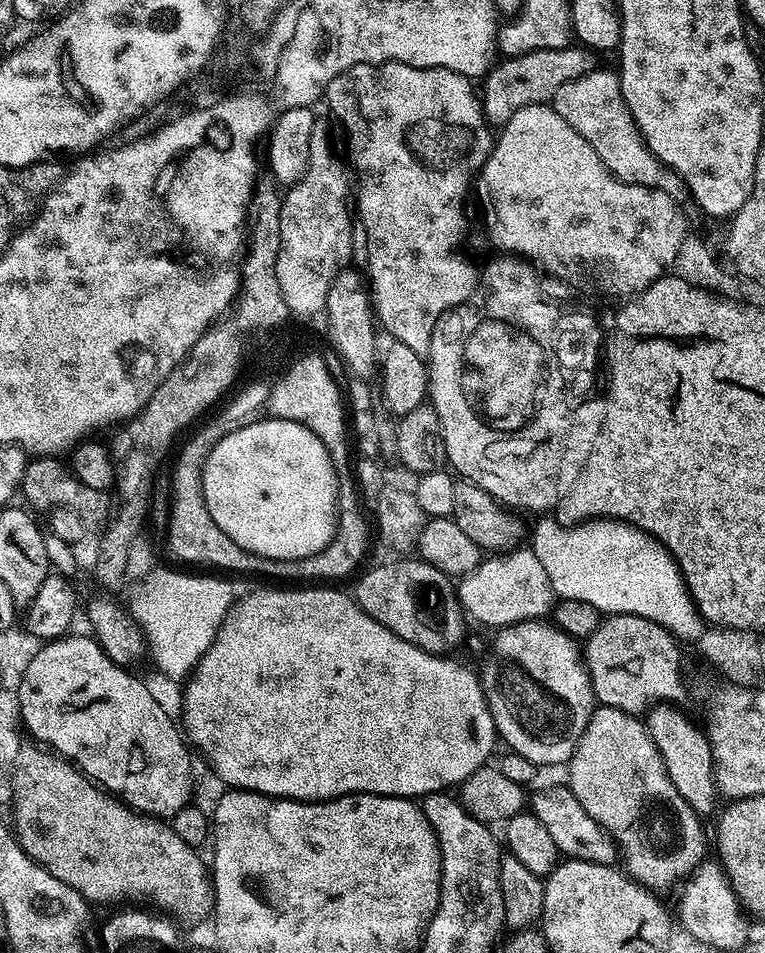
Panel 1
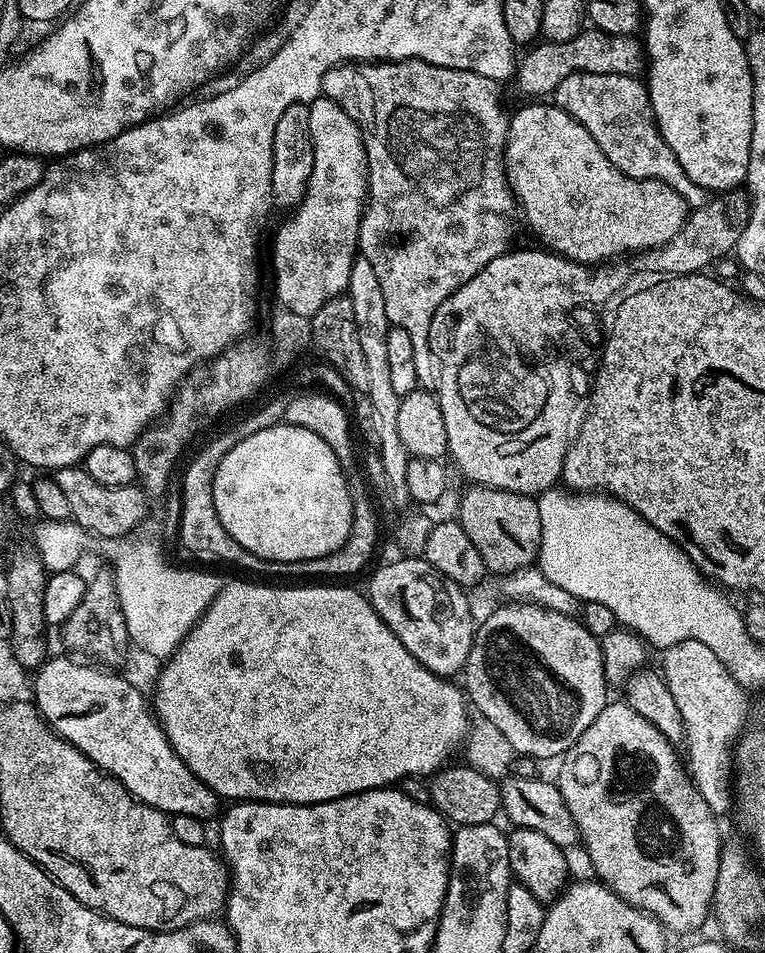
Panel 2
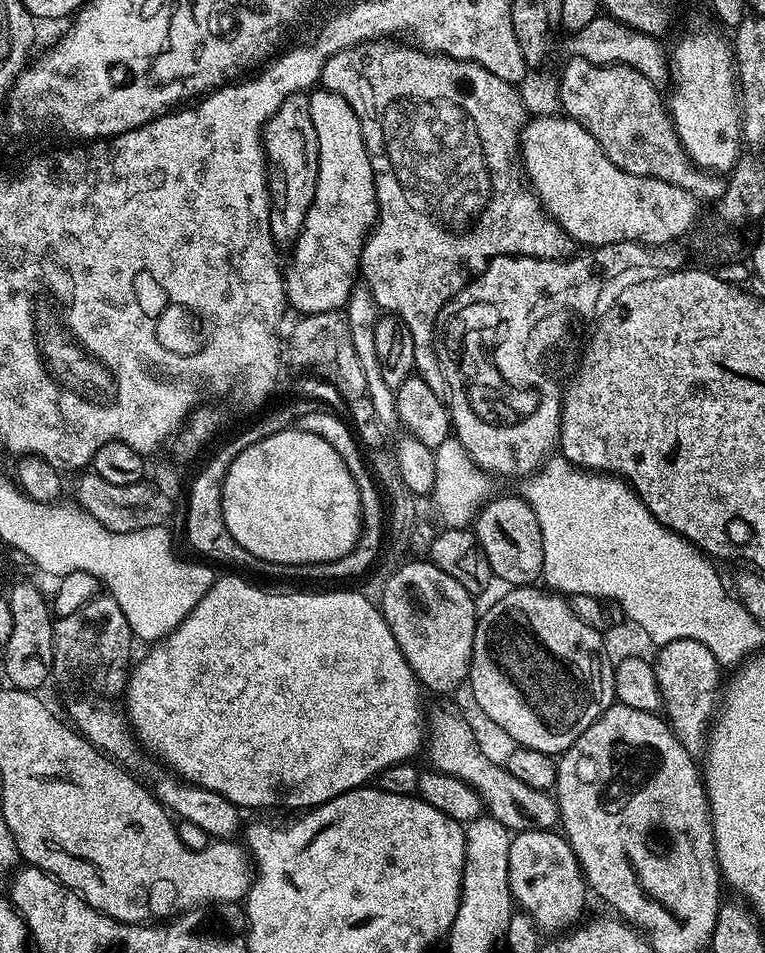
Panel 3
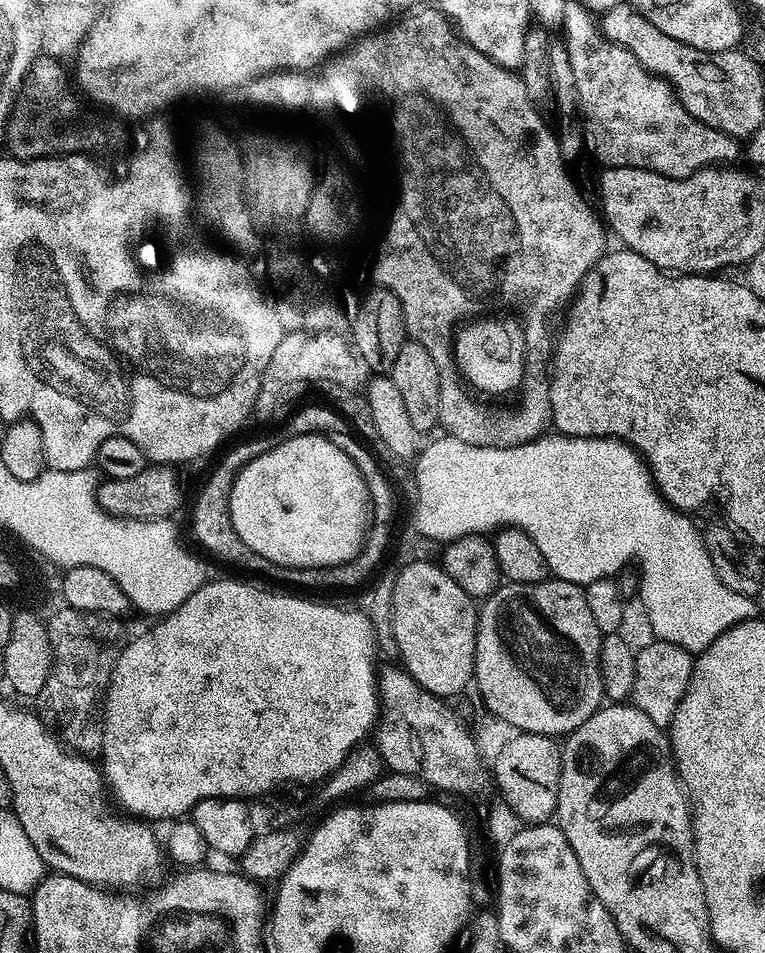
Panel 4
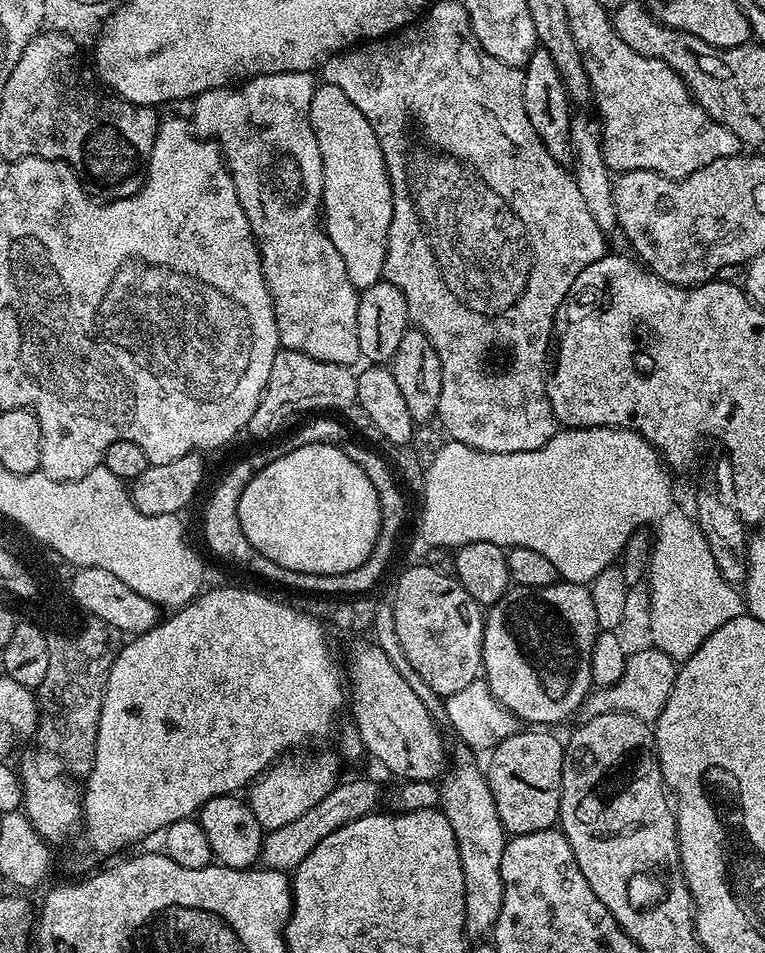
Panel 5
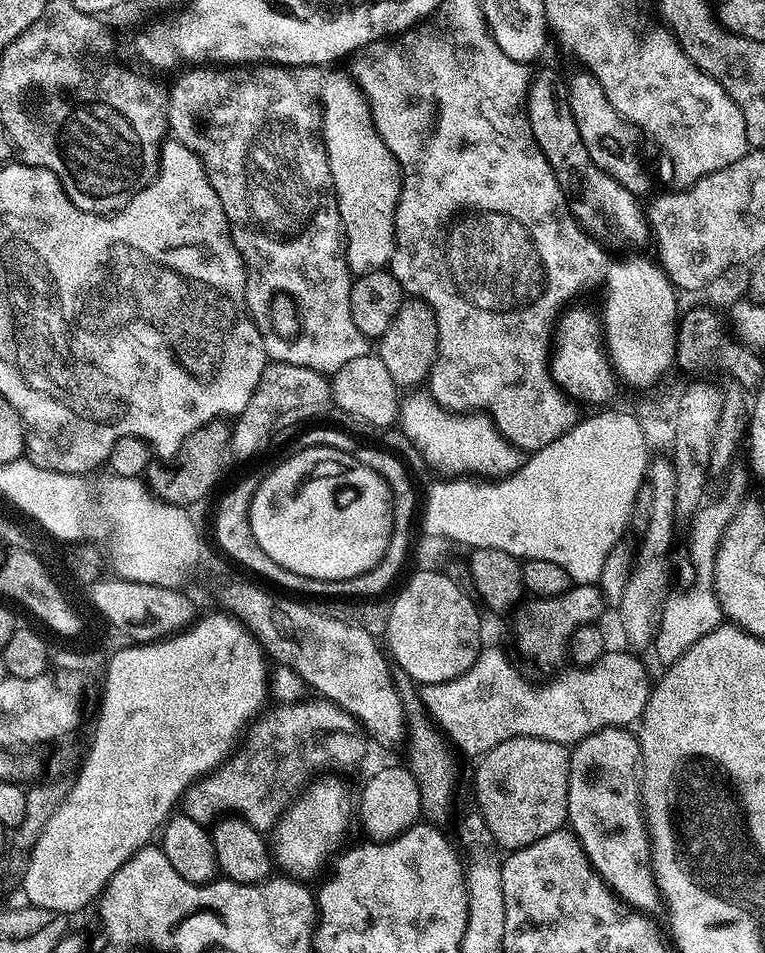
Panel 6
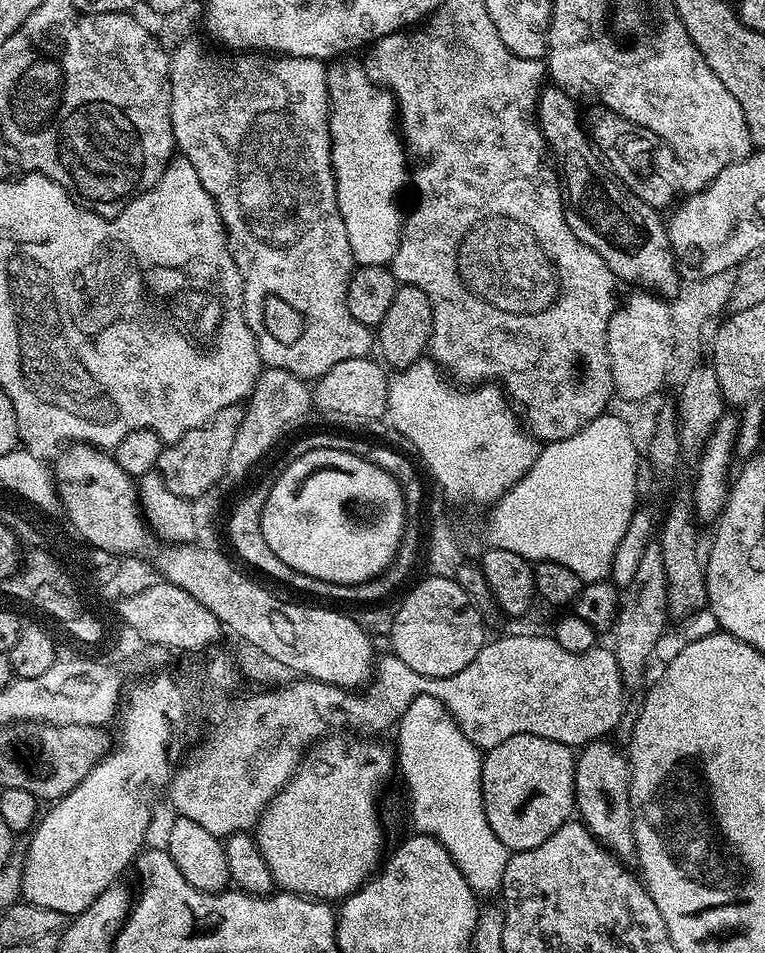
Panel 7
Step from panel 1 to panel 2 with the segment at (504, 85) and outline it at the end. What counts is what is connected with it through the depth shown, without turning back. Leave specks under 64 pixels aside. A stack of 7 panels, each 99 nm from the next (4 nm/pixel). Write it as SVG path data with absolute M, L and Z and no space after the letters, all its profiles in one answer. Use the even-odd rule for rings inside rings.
M581 30L566 42L540 42L529 47L528 52L519 57L514 73L517 84L528 98L544 98L555 93L556 87L570 74L589 72L590 74L622 74L639 77L646 68L646 57L641 41L635 35L611 36L595 30Z

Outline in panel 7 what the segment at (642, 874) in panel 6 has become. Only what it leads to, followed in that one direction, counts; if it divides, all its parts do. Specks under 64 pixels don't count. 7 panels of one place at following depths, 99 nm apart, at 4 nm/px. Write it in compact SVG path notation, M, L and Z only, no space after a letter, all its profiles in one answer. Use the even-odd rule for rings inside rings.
M601 738L579 749L576 756L575 811L583 824L591 830L592 836L599 840L609 852L620 858L631 857L636 851L636 843L632 833L632 807L628 801L628 777L630 775L628 757L621 749L619 752L614 745L607 744L608 742L607 739Z

